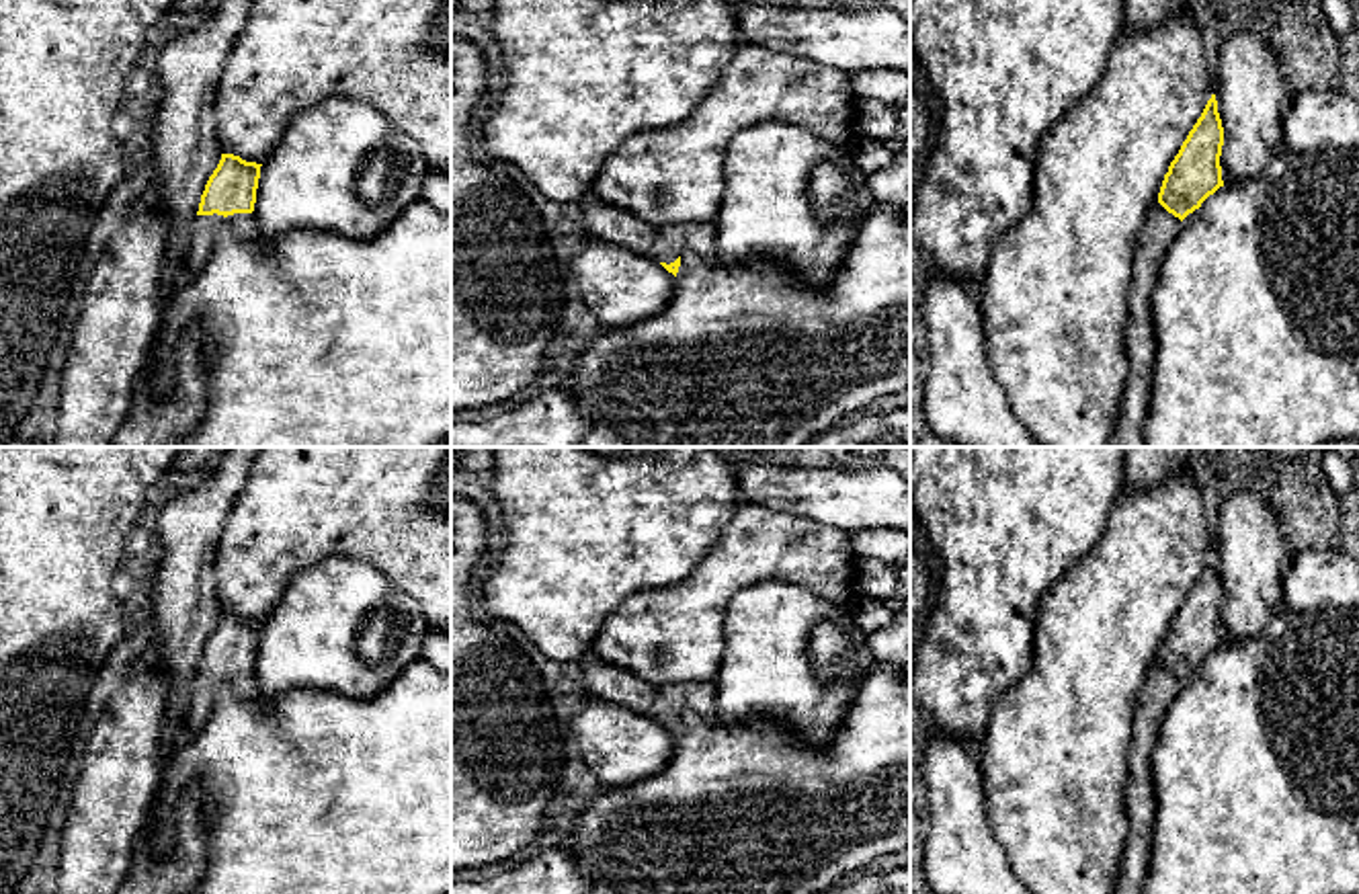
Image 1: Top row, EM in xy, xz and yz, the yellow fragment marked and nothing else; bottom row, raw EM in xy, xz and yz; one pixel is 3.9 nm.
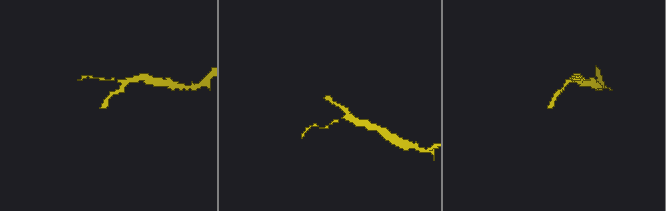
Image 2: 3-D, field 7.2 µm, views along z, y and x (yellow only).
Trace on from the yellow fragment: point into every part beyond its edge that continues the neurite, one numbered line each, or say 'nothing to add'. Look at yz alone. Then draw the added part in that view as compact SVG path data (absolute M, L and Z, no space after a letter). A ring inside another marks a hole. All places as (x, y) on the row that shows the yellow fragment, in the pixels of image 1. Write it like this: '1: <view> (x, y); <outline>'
1: yz (1161, 228); M1158 201L1148 209L1146 224L1136 242L1131 260L1131 285L1127 289L1129 316L1125 328L1127 381L1121 394L1115 447L1146 447L1144 422L1150 414L1152 371L1158 342L1152 324L1152 291L1156 287L1158 262L1177 238L1181 219Z

